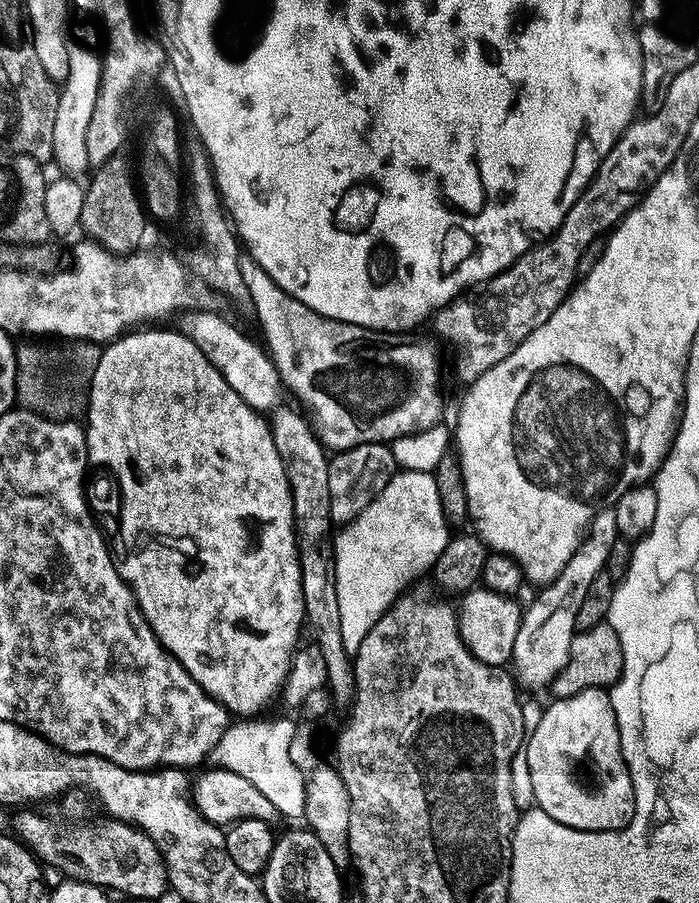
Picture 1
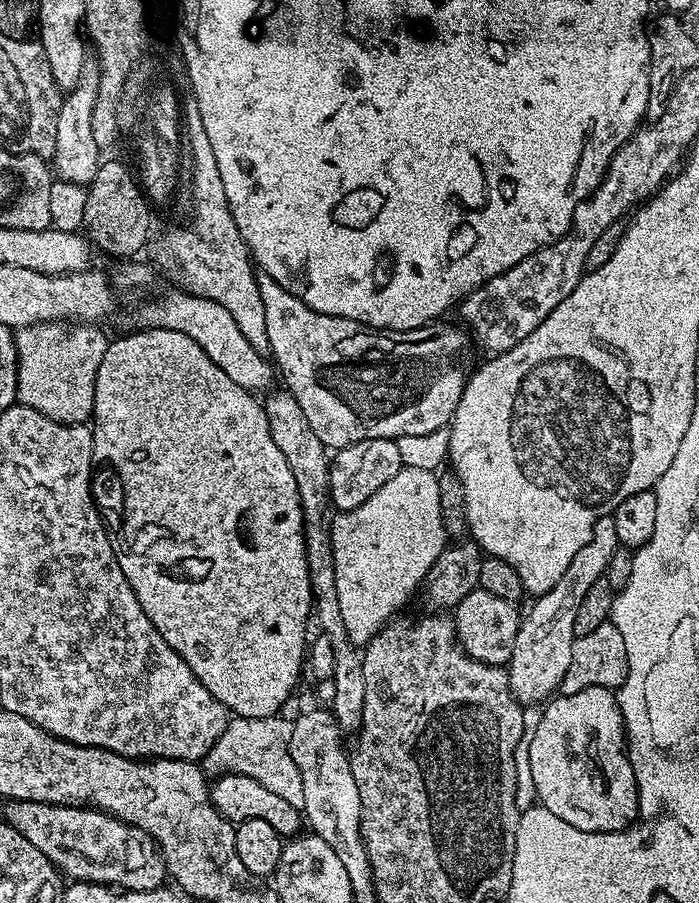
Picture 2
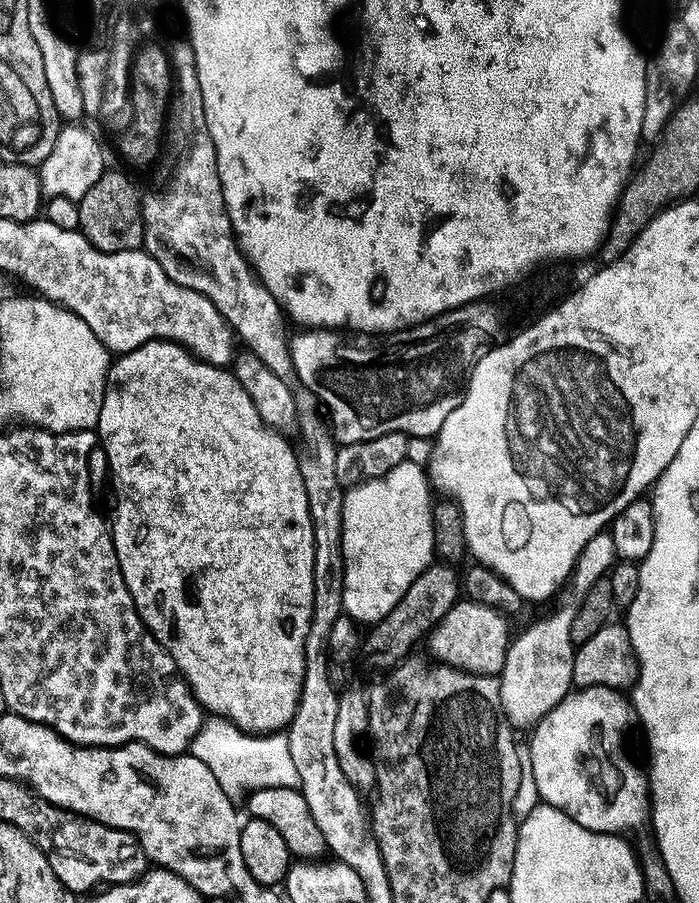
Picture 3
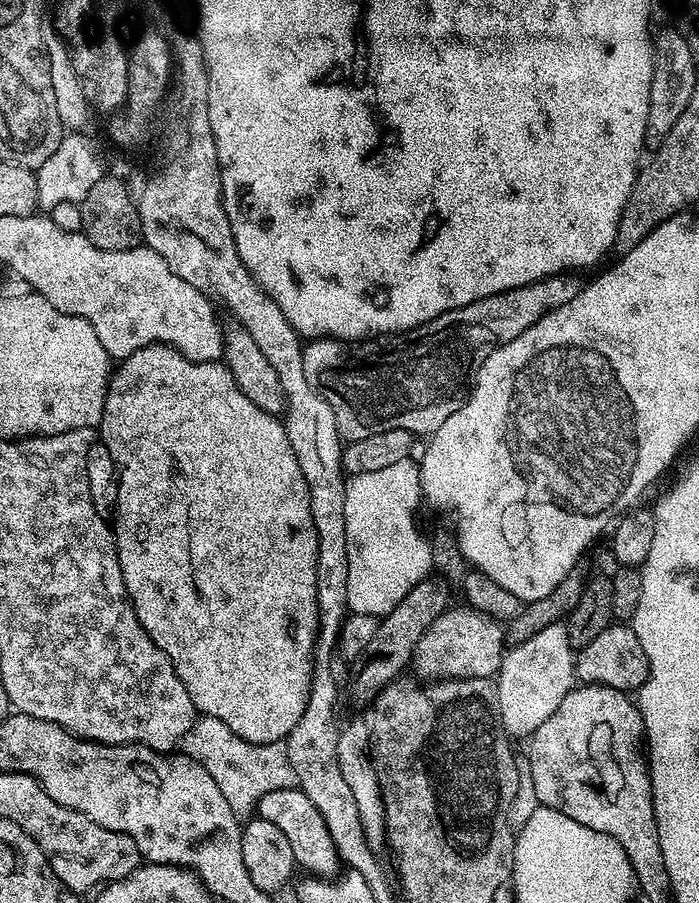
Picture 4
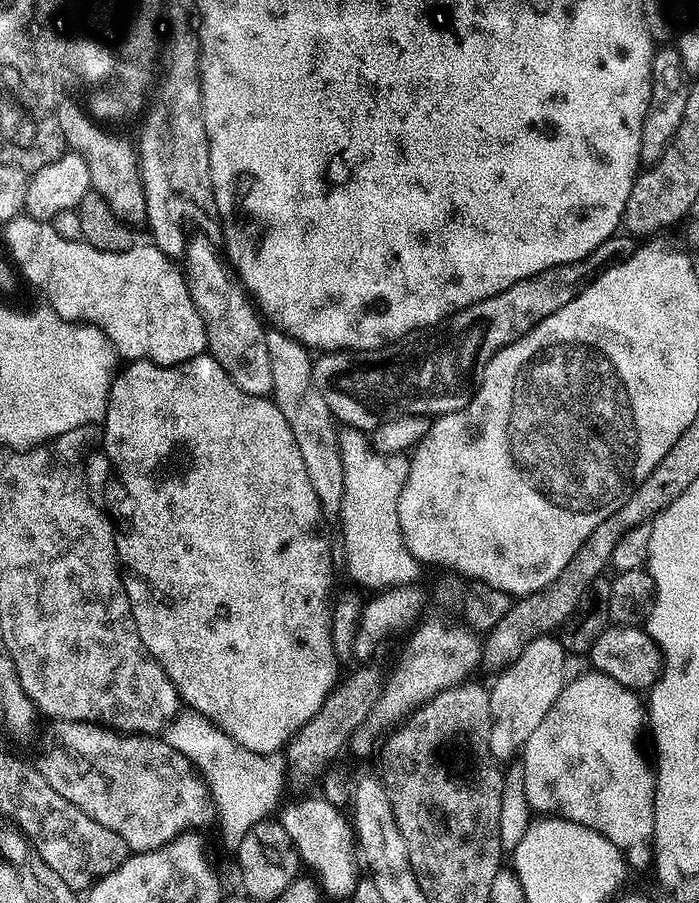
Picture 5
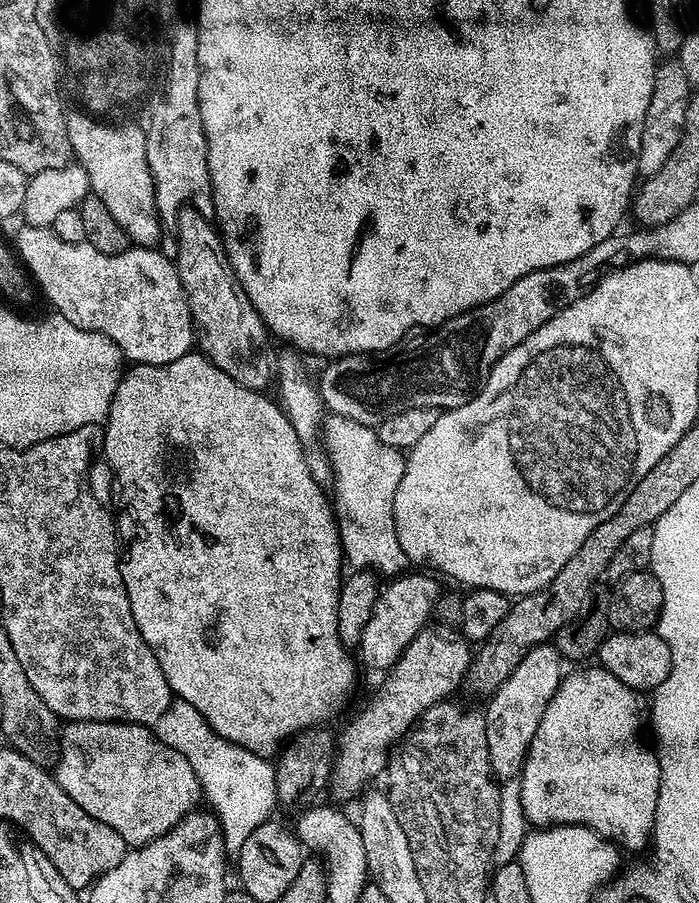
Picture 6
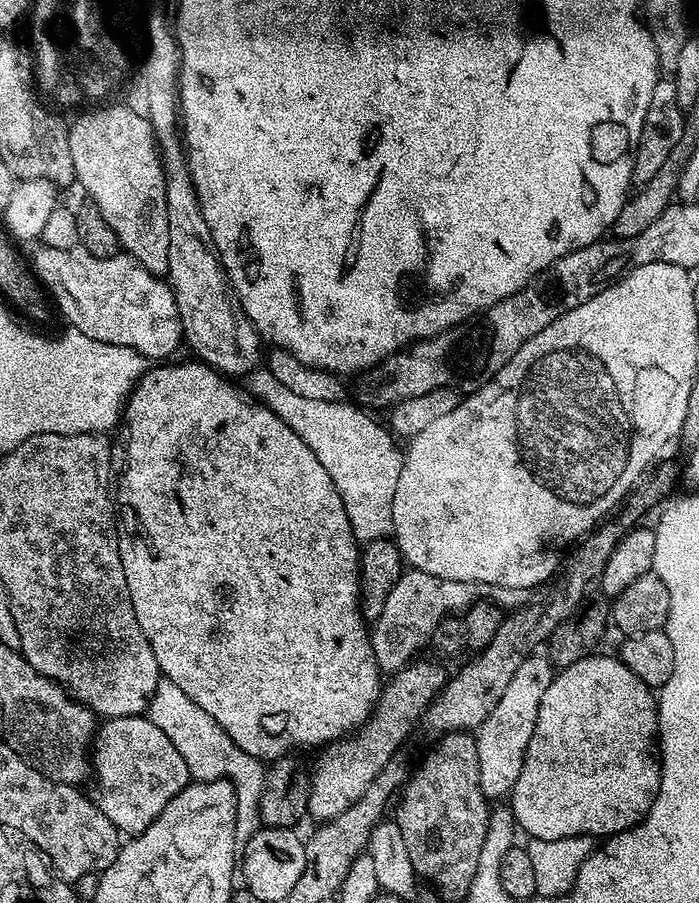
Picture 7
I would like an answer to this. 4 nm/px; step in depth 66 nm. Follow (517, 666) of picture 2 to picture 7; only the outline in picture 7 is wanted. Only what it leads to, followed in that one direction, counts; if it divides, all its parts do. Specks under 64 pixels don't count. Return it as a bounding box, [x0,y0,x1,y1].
[474,655,553,802]

